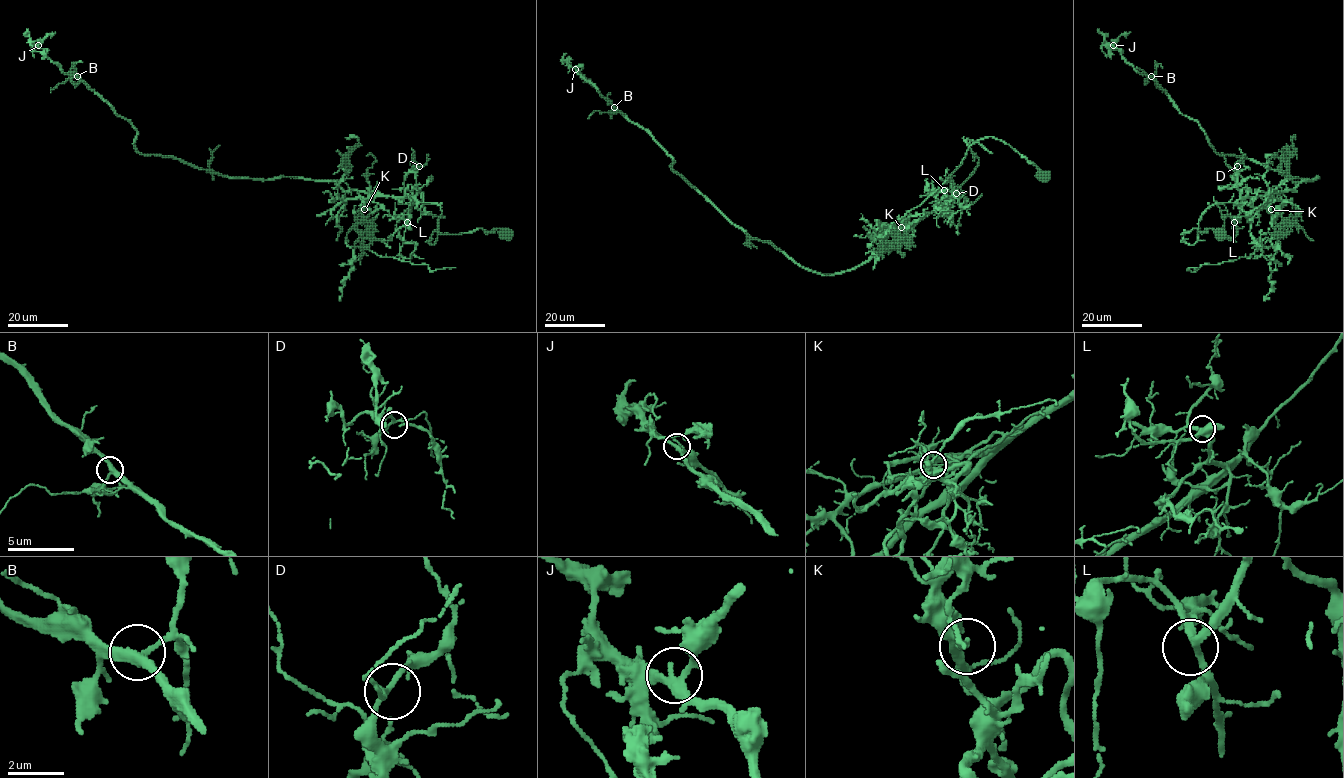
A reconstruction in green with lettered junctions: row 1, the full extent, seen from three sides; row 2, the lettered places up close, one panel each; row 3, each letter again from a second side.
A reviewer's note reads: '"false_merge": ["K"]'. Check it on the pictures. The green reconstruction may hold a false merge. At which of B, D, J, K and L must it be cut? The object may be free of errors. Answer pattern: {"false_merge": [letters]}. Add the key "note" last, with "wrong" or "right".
{"false_merge": ["K"], "note": "right"}

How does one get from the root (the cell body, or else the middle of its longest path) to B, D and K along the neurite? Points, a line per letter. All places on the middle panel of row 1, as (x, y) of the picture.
B: (1040, 175), (999, 140), (968, 139), (978, 165), (952, 196), (864, 262), (820, 274), (732, 224), (614, 107)
D: (1040, 175), (1036, 166), (999, 140), (968, 139), (978, 162), (956, 193)
K: (1040, 175), (1036, 166), (999, 140), (968, 139), (967, 145), (978, 159), (972, 174), (935, 210), (901, 227)

